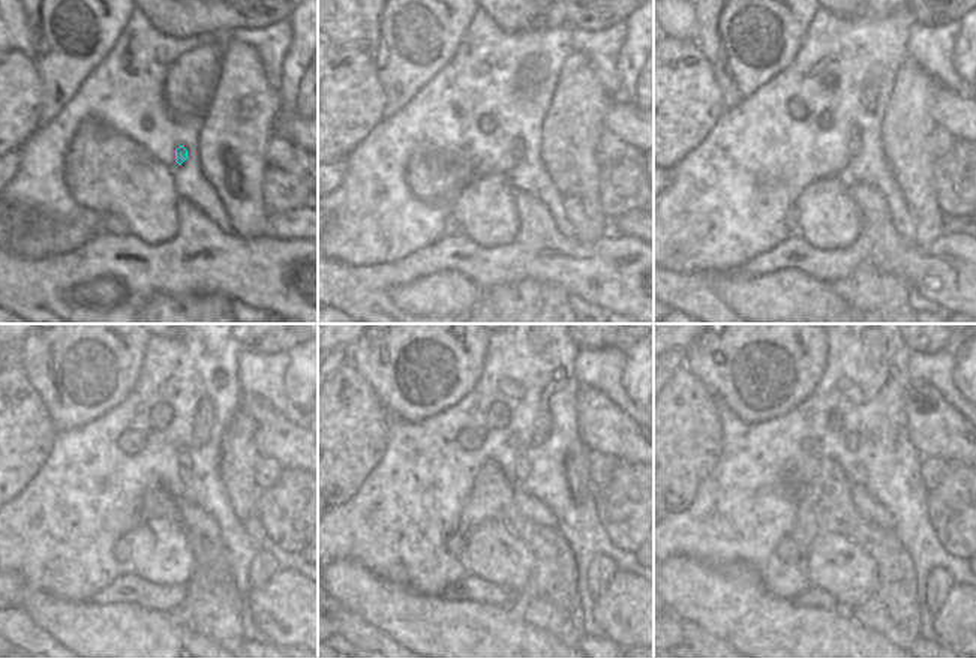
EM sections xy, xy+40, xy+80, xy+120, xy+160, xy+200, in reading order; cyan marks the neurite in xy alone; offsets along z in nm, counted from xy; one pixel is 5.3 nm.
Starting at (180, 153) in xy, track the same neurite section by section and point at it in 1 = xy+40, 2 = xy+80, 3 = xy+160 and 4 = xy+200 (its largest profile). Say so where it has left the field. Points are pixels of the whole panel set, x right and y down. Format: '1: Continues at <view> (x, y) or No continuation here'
1: Continues at xy+40 (517, 150)
2: Continues at xy+80 (855, 144)
3: Continues at xy+160 (522, 465)
4: Continues at xy+200 (856, 475).

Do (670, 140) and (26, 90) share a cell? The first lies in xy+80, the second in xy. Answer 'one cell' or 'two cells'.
one cell

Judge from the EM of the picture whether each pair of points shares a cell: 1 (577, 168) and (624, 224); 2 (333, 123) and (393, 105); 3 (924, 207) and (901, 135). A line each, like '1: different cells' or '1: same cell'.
1: different cells
2: different cells
3: same cell

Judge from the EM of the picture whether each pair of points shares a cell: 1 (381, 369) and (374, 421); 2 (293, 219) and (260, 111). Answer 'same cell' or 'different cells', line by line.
1: different cells
2: different cells

